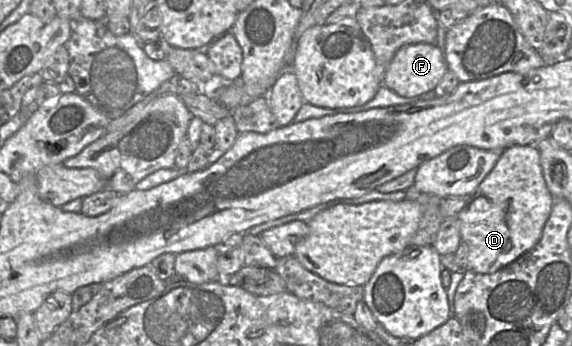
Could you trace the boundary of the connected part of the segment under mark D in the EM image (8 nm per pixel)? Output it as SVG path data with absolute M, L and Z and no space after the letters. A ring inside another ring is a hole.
M513 145L505 148L497 163L480 183L458 213L462 242L468 246L468 271L492 274L530 251L541 239L555 198L547 188L540 154L535 145Z

